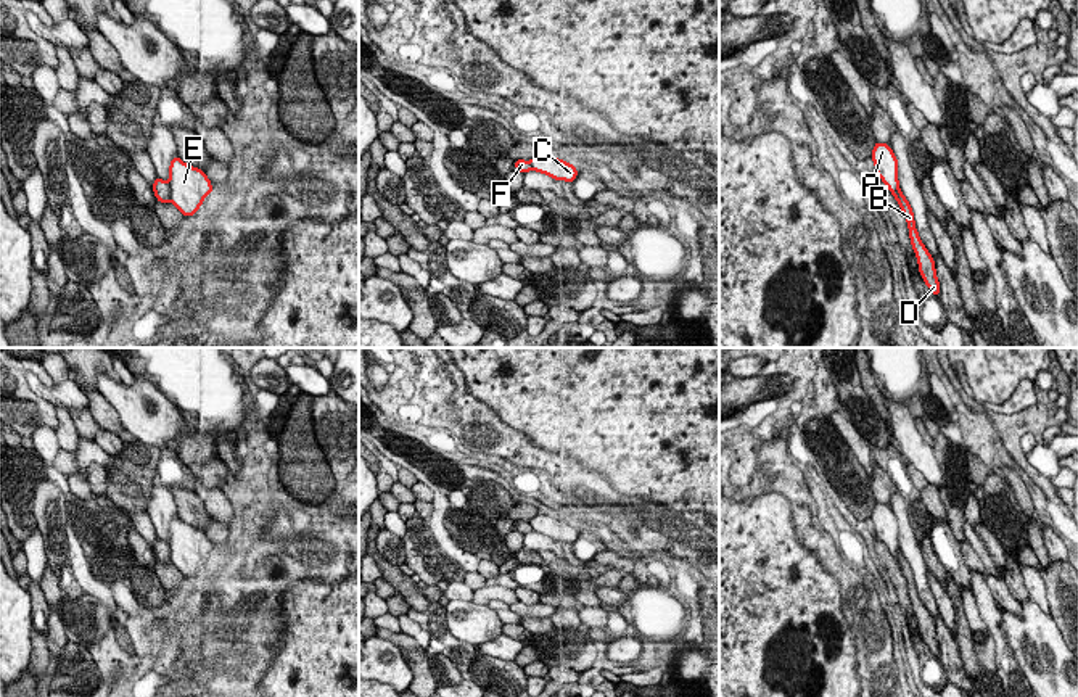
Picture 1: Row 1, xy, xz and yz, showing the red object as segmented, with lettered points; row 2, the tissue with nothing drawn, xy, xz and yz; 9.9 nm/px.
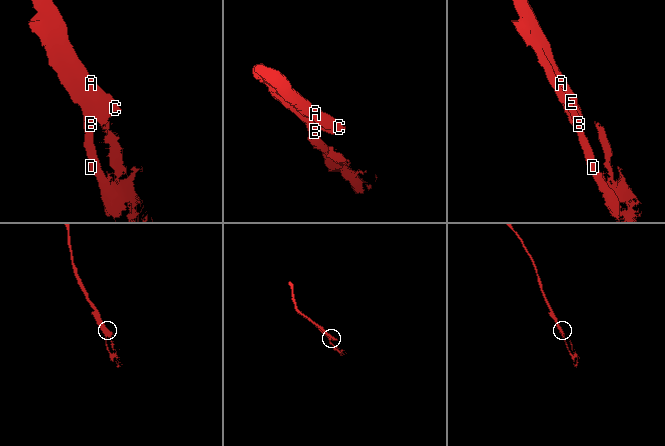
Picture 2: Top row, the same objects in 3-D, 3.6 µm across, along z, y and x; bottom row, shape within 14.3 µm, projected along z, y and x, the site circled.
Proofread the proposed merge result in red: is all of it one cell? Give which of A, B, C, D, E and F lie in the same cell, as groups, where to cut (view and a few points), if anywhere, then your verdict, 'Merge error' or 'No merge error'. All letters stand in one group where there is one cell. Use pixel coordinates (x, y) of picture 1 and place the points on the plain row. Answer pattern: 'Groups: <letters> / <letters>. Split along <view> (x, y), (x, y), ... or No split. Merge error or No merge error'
Groups: A C E / B D F. Split along xy (166, 543), (171, 560). Merge error

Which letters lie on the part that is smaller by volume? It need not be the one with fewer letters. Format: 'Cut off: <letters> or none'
Cut off: B, D, F

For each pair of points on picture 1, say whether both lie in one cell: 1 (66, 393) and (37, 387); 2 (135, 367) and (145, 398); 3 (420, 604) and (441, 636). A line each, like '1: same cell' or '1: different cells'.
1: same cell
2: different cells
3: different cells

